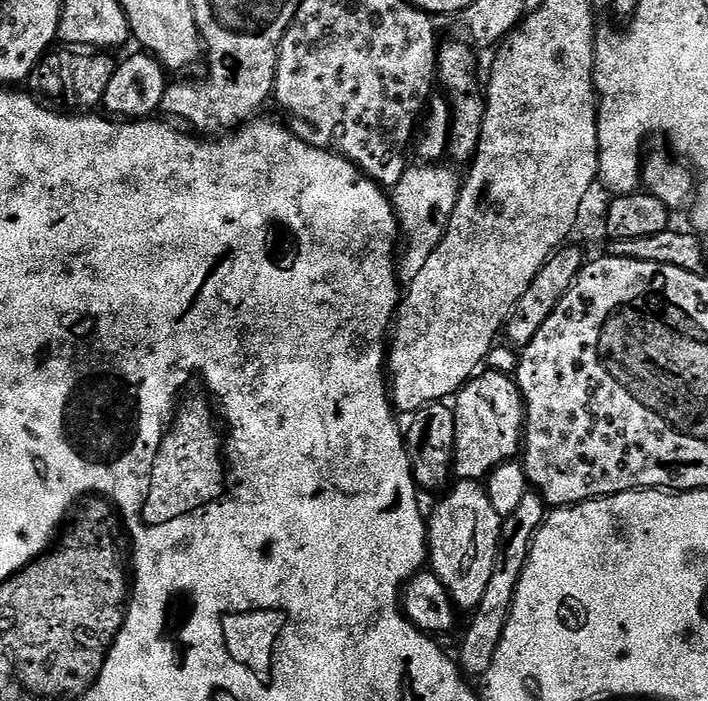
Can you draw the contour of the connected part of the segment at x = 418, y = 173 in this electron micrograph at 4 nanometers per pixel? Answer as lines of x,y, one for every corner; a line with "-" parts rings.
420,162
417,165
417,168
416,165
409,166
402,178
398,178
390,198
402,233
402,259
398,268
405,281
416,277
418,270
426,266
426,258
430,258
430,254
434,254
442,242
462,187
461,177
456,177
455,167
443,168
445,165
440,162

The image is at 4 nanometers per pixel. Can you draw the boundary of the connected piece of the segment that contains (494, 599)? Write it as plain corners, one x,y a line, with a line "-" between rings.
530,490
522,498
520,505
515,508
514,514
503,517
500,525
500,549
496,555
496,565
490,574
490,586
486,586
486,594
482,594
482,602
478,602
478,606
471,613
472,625
465,630
464,641
460,644
458,664
469,677
484,677
490,670
490,662
494,662
494,650
498,650
498,642
506,630
512,599
516,597
516,587
520,576
524,573
532,549
532,540
537,530
544,525
545,515
544,499
539,492

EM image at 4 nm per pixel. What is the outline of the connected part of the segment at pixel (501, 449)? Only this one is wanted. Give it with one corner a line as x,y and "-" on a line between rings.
491,370
472,377
454,397
456,414
456,480
483,481
499,464
509,463
521,451
524,439
524,400
509,374

